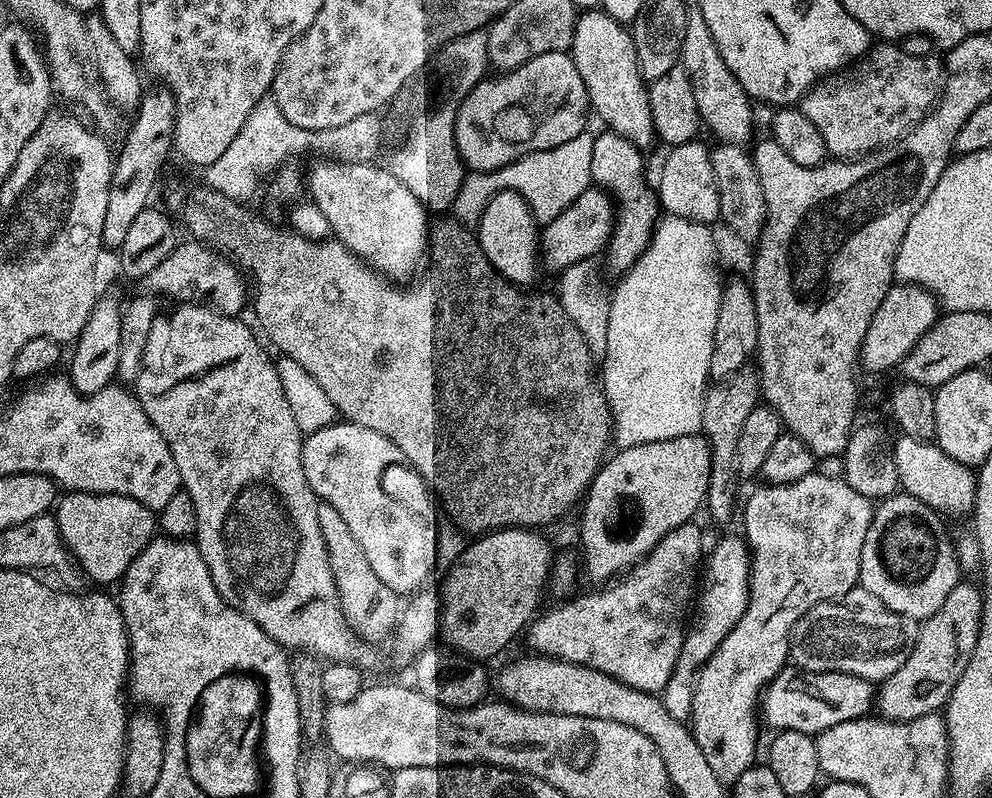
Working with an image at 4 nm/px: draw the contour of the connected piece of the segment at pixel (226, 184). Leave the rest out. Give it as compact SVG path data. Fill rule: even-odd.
M266 95L250 110L250 118L246 118L246 126L238 130L234 142L218 158L218 162L207 165L203 169L203 183L212 191L222 194L231 200L247 201L247 196L256 192L260 179L264 175L275 173L285 163L287 156L302 152L321 152L324 158L335 158L346 164L367 164L375 161L376 151L380 148L380 112L358 114L354 122L346 122L346 126L334 126L330 130L306 130L302 126L294 126L294 122L282 116L278 110L278 102Z

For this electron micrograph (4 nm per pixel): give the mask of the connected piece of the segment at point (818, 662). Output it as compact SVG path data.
M862 586L836 600L827 600L802 614L788 640L791 663L802 672L841 672L873 682L883 682L910 658L920 624L887 608Z

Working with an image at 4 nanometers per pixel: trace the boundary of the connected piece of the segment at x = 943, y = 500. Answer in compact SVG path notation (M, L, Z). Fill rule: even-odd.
M903 434L897 437L892 446L892 457L900 479L899 487L943 517L967 517L976 497L976 472L969 465L954 462L954 458L947 456L935 442L910 438Z

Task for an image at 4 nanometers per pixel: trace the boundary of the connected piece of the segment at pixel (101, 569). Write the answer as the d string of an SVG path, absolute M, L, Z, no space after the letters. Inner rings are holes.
M68 492L57 499L54 505L54 515L58 534L68 550L68 555L76 561L81 573L87 579L89 576L96 586L115 585L119 582L126 574L130 562L138 558L141 550L154 539L158 532L158 516L151 508L142 506L142 502L129 496L119 496L109 492Z

